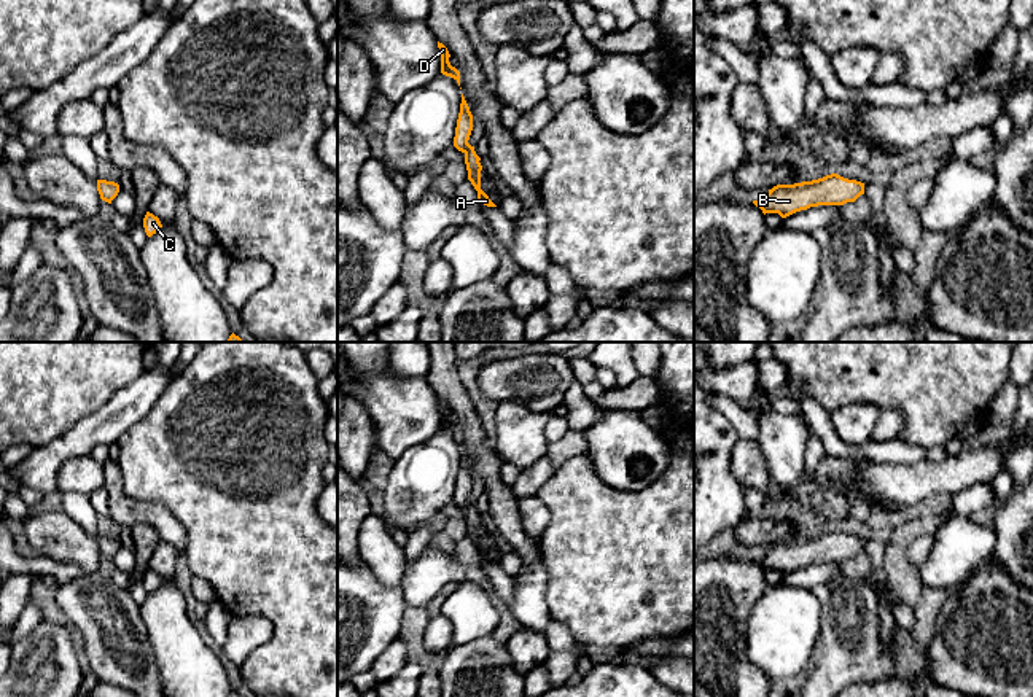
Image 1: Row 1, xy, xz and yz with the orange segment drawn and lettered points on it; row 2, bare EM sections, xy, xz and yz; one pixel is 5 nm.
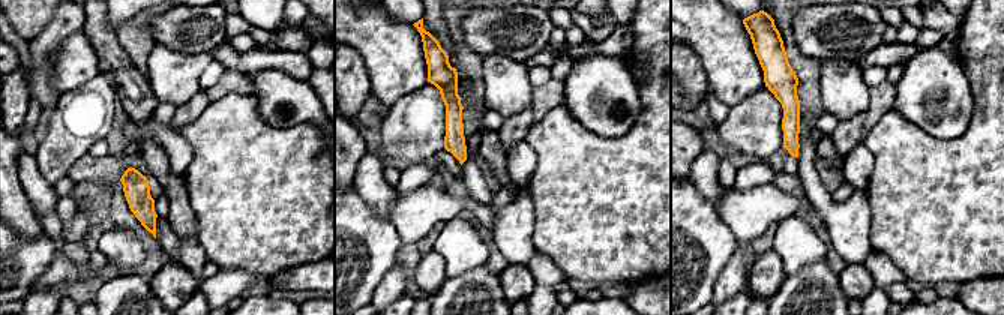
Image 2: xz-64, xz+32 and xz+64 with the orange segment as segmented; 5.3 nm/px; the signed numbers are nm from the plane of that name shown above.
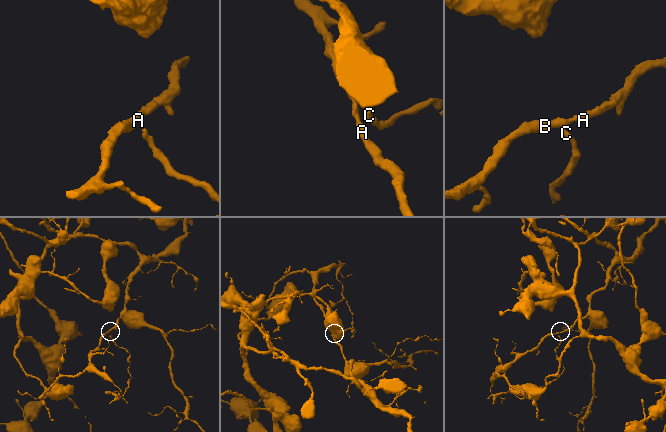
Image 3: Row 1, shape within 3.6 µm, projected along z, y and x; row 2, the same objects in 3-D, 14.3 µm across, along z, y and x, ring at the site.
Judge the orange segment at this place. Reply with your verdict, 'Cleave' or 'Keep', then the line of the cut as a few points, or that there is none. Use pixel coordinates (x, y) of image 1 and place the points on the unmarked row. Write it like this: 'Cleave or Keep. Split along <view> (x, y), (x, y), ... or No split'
Cleave. Split along xy (116, 540), (104, 543), (104, 551), (110, 557)

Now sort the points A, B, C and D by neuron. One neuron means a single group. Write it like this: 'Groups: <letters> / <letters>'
Groups: A / B C D

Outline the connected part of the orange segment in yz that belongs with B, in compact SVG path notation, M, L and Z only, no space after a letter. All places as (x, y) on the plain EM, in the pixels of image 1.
M837 530L818 536L794 541L777 541L769 549L753 557L762 570L778 570L786 574L796 568L818 562L844 562L864 546L863 541L853 541L848 535Z

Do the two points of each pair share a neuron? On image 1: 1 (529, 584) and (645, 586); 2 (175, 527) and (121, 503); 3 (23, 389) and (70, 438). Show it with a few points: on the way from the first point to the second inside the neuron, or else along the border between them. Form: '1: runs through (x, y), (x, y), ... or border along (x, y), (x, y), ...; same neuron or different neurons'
1: border along (540, 557), (546, 575), (546, 607), (553, 618); different neurons
2: runs through (163, 521), (155, 514), (134, 513); same neuron
3: border along (96, 411), (34, 449); different neurons

